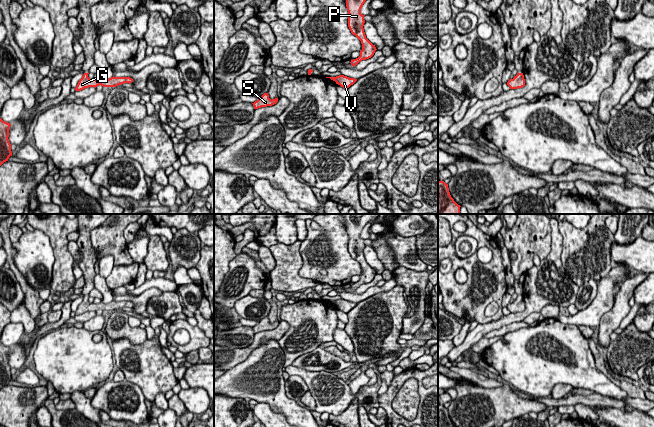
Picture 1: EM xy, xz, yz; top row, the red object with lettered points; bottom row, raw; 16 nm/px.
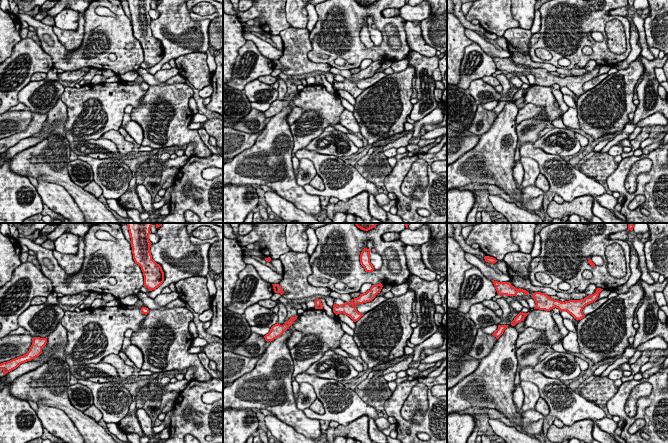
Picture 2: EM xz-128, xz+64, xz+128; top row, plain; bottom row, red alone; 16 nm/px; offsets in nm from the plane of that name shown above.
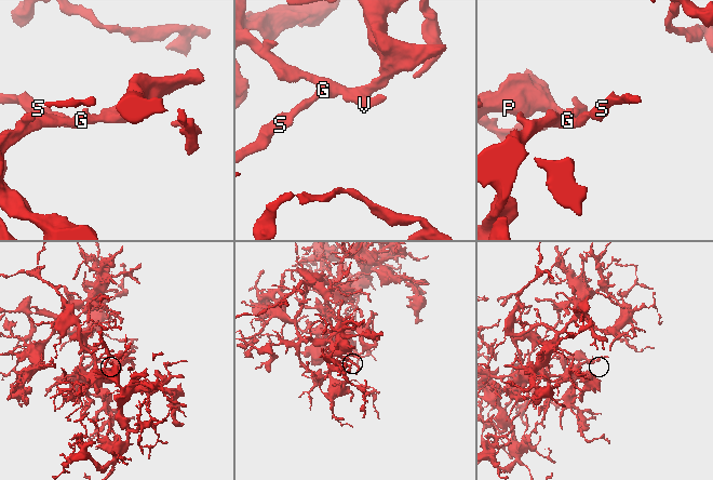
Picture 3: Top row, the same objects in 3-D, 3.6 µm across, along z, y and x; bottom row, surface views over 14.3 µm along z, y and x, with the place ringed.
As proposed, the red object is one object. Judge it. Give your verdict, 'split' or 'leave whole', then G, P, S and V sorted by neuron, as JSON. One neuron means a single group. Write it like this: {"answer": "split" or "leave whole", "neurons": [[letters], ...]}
{"answer": "leave whole", "neurons": [["G", "P", "S", "V"]]}

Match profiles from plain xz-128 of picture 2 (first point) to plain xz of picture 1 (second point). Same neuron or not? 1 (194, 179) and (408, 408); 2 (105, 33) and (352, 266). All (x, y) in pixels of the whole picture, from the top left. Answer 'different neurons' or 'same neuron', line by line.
1: different neurons
2: same neuron

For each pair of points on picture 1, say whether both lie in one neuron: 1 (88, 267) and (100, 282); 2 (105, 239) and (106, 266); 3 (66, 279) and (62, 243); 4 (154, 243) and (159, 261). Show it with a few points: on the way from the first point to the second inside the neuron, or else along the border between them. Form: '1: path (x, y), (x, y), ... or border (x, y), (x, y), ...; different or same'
1: border (96, 275), (93, 280), (94, 287); different
2: border (111, 254), (106, 254), (100, 259), (98, 273); different
3: path (62, 270), (62, 252); same
4: path (155, 247), (156, 257); same

